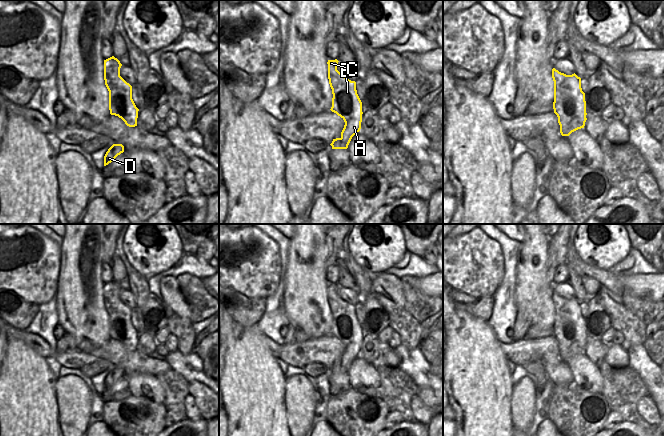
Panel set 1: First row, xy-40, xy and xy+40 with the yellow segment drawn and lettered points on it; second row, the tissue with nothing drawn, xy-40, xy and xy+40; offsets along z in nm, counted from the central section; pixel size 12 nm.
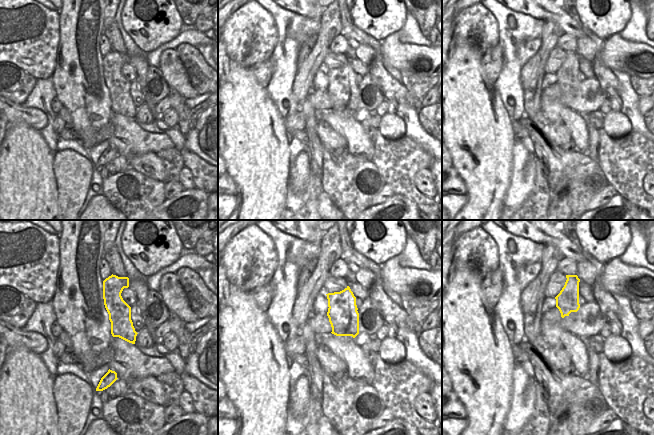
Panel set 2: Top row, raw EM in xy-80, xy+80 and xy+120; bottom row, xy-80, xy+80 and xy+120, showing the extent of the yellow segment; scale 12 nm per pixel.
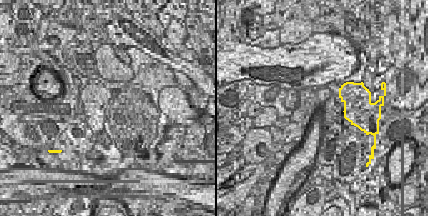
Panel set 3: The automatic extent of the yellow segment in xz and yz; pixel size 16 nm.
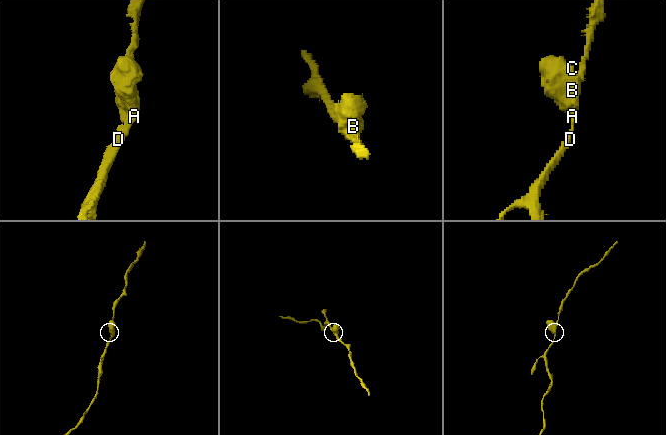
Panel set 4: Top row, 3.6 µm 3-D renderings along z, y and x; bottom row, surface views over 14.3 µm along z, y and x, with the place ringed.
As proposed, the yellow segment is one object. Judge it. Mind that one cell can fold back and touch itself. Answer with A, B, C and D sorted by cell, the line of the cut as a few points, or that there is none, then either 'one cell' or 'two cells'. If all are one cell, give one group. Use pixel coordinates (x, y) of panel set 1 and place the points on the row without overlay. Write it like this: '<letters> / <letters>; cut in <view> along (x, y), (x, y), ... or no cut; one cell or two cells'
A B C D; no cut; one cell

